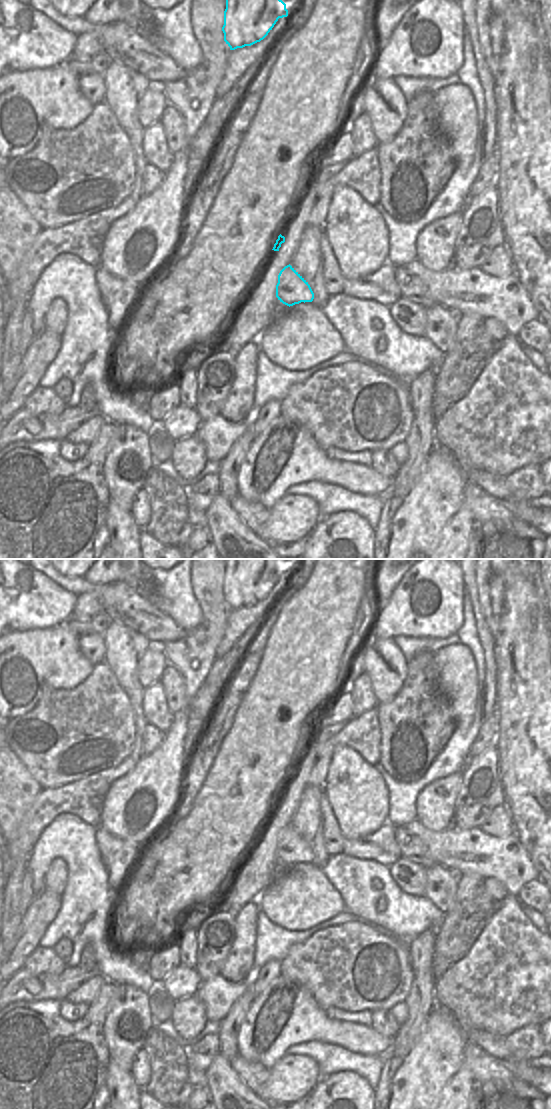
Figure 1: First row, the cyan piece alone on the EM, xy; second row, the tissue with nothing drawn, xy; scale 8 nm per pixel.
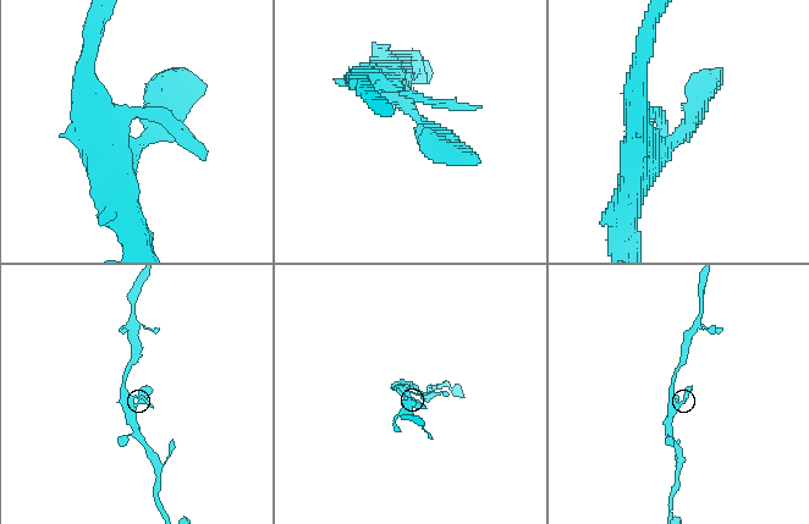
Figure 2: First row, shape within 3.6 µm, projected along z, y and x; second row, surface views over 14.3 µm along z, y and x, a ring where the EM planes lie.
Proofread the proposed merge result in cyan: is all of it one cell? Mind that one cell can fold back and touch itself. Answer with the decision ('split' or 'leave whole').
leave whole

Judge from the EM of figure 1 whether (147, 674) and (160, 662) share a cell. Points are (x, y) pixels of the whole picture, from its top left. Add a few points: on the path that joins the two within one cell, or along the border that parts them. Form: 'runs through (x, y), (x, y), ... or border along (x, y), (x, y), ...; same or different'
runs through (150, 671), (157, 664); same

